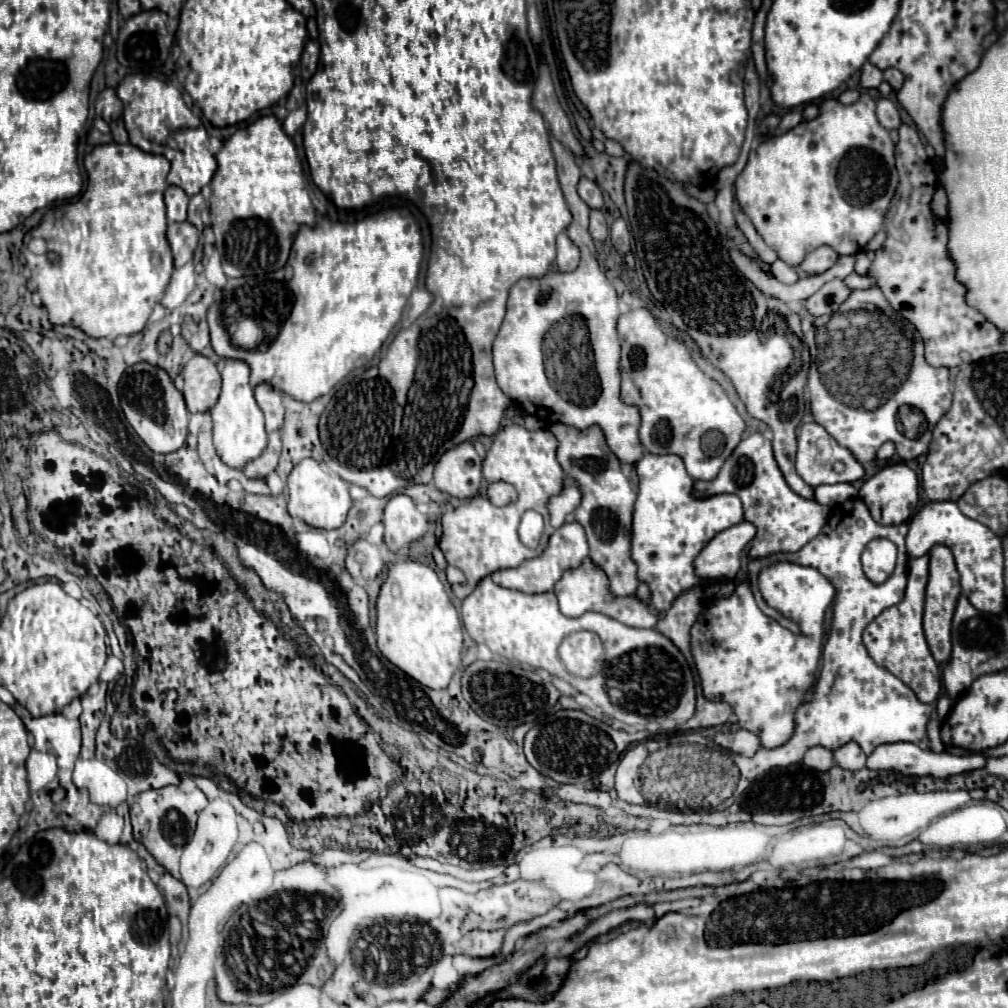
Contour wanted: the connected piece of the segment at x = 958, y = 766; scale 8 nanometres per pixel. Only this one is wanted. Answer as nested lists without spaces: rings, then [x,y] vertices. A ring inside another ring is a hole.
[[[890,742],[884,746],[878,746],[872,756],[868,756],[868,770],[890,770],[904,776],[938,776],[946,778],[952,774],[960,774],[966,770],[982,768],[986,762],[986,756],[982,754],[970,754],[970,756],[954,756],[948,752],[934,752],[934,750],[922,750],[916,744],[908,742]]]

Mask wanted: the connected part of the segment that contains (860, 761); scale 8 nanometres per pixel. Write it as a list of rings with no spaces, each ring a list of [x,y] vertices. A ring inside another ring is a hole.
[[[854,742],[834,750],[834,762],[846,770],[862,770],[866,766],[866,754]]]

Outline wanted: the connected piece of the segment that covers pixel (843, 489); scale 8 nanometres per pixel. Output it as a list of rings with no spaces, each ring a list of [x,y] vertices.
[[[832,484],[832,486],[818,486],[814,500],[820,504],[834,506],[834,504],[842,504],[856,496],[858,496],[858,490],[852,484]]]

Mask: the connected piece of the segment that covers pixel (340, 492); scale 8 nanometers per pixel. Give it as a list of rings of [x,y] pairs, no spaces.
[[[304,458],[292,468],[288,476],[288,512],[290,516],[302,518],[310,526],[332,530],[344,524],[350,506],[352,506],[352,498],[348,494],[346,482],[338,476],[326,474],[316,460]]]

